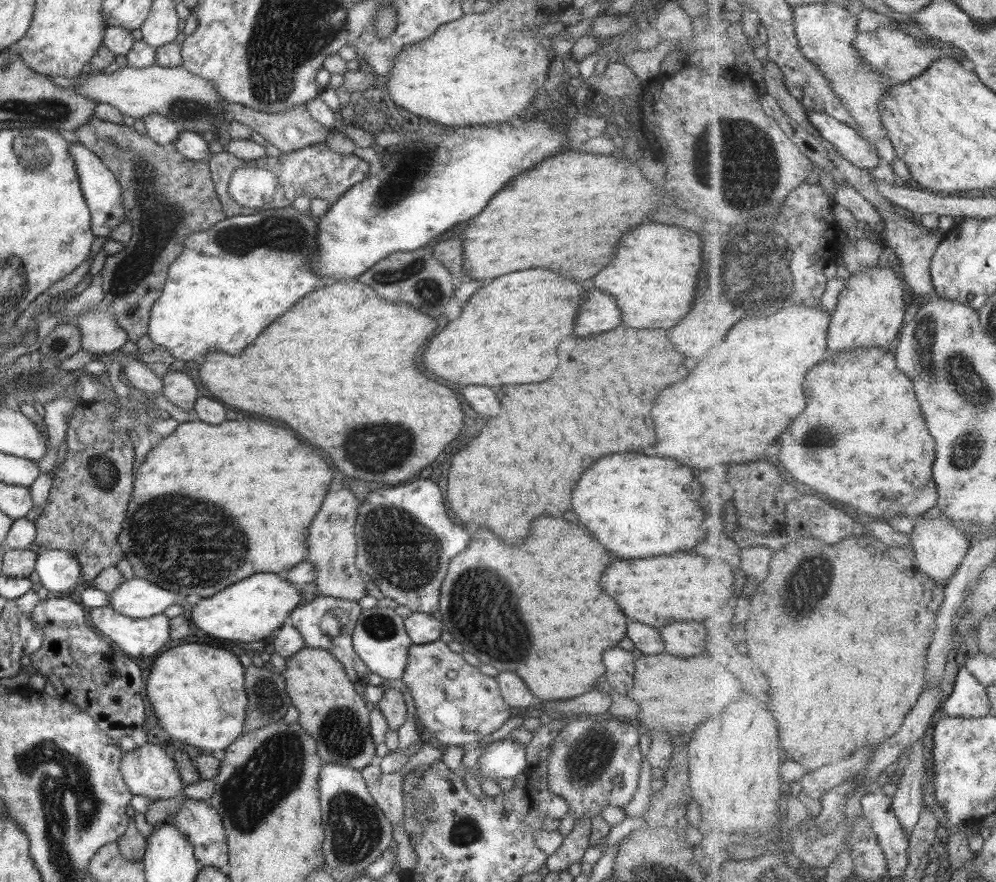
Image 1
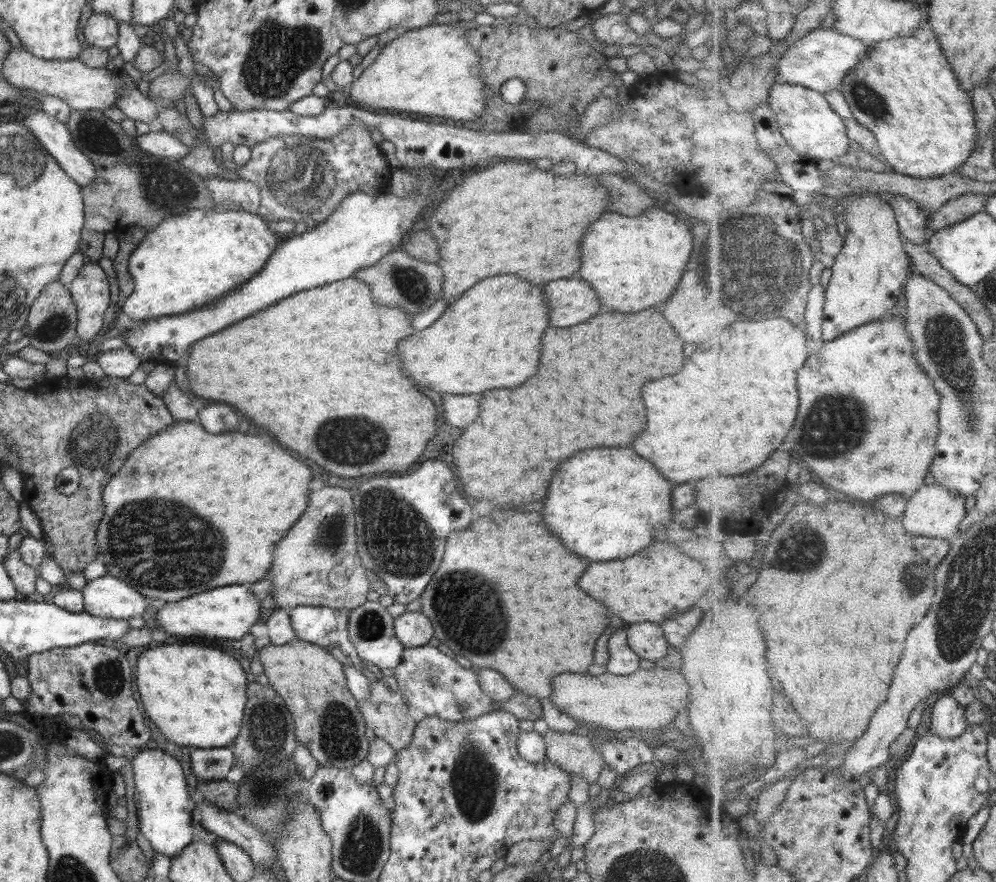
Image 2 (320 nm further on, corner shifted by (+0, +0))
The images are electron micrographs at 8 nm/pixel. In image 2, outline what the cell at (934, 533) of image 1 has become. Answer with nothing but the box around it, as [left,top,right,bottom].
[901,482,967,540]

